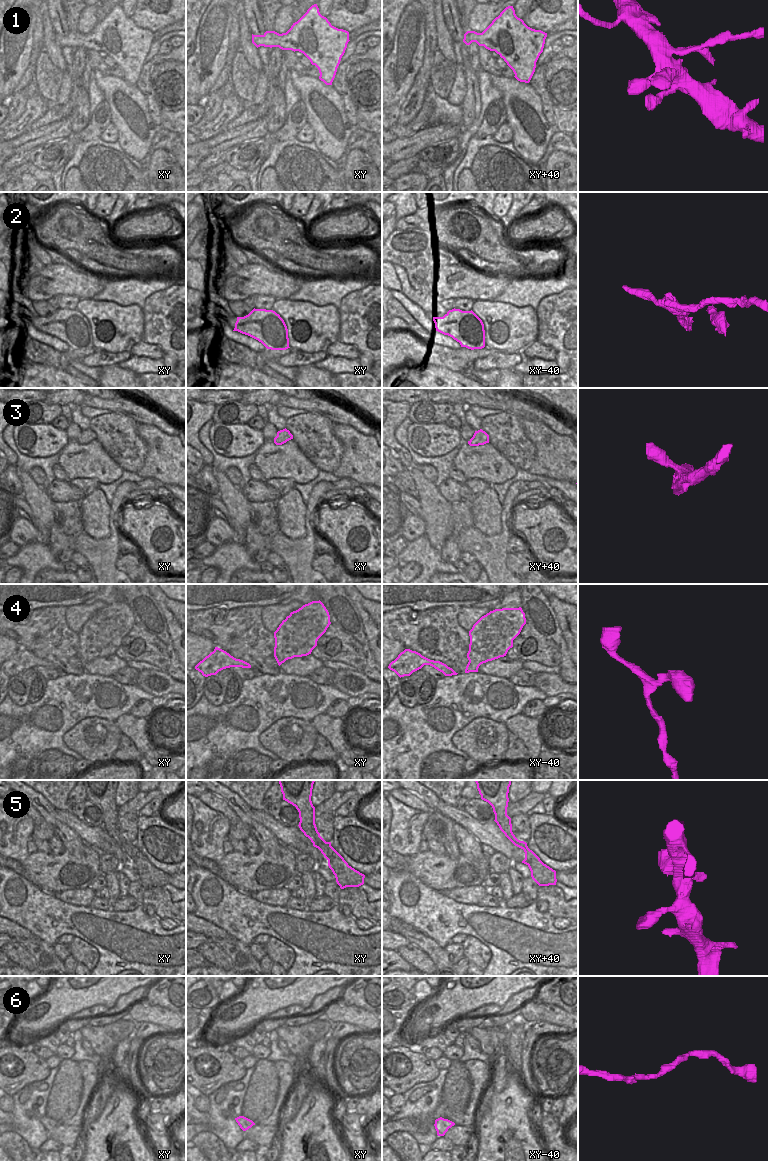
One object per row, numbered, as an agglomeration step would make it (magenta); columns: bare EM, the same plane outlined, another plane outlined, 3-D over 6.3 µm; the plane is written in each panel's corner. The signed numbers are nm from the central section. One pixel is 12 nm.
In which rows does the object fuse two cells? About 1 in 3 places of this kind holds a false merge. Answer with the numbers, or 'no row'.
no row

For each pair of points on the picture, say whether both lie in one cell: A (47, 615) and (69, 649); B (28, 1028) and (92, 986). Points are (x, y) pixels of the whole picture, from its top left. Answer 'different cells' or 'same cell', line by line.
A: same cell
B: same cell

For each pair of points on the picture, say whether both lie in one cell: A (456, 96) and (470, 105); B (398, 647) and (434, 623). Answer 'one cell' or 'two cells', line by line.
A: two cells
B: two cells

